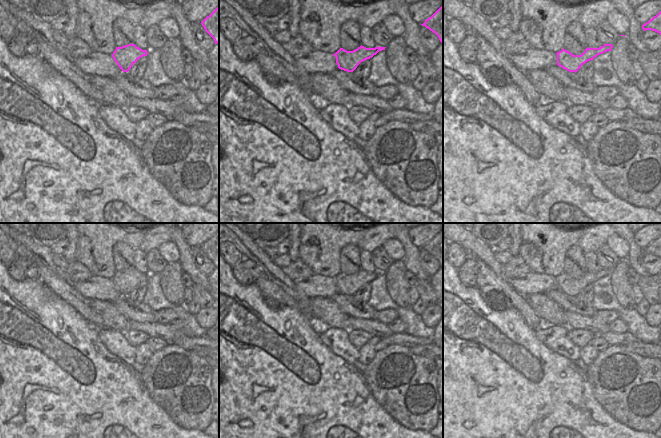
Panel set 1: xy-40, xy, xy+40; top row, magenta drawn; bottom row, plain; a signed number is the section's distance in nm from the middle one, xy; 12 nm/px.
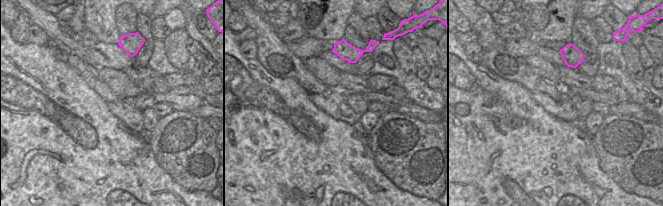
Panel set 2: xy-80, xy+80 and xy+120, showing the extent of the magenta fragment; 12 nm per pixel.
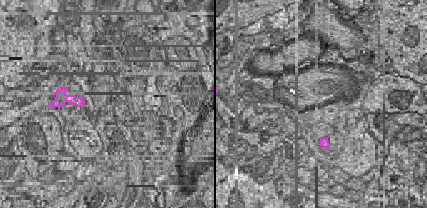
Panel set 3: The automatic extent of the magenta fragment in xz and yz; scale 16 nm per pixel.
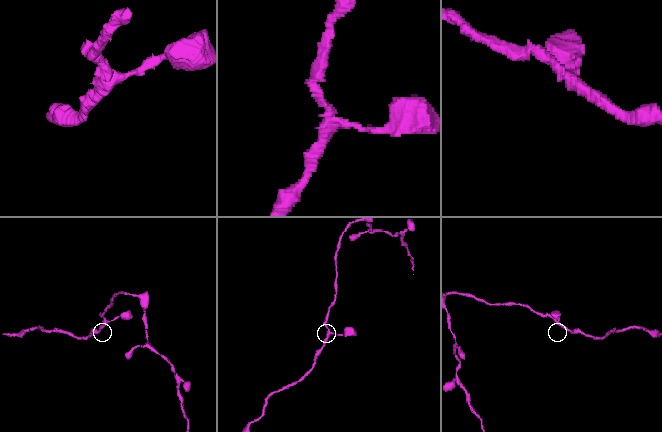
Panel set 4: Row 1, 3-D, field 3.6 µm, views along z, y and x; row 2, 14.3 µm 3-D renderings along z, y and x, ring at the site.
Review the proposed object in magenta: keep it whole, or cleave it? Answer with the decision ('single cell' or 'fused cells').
single cell

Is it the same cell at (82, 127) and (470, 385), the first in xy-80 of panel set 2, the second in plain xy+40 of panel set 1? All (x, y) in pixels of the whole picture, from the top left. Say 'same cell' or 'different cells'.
same cell

